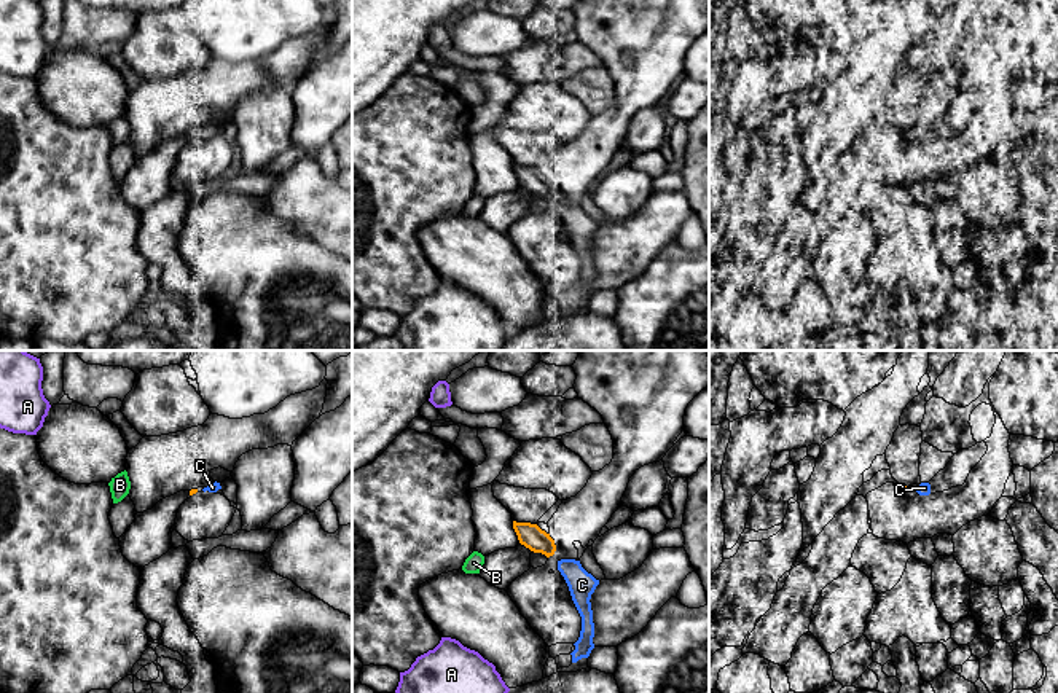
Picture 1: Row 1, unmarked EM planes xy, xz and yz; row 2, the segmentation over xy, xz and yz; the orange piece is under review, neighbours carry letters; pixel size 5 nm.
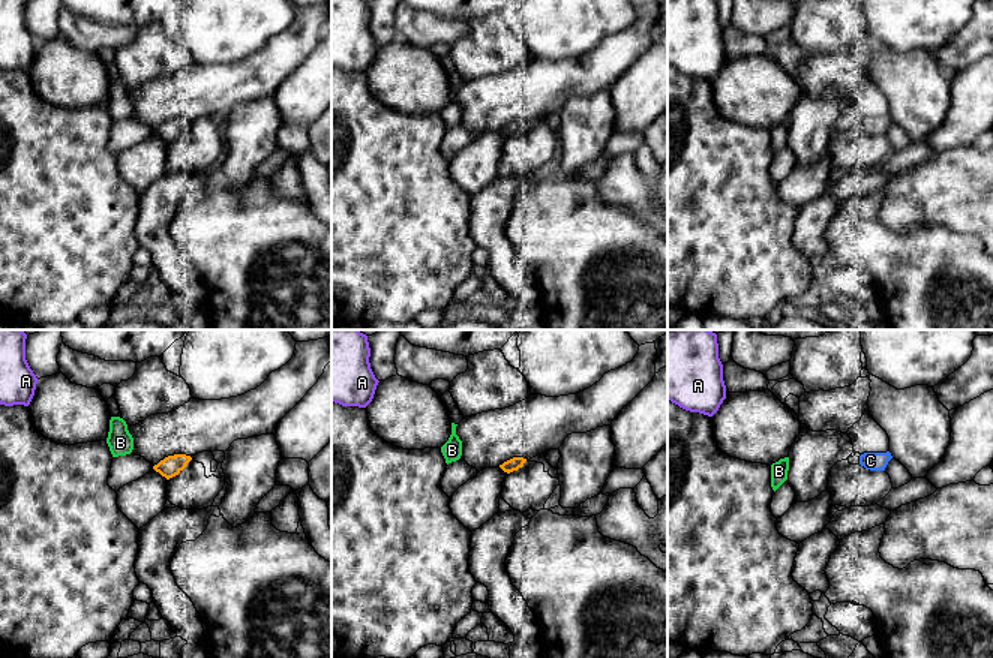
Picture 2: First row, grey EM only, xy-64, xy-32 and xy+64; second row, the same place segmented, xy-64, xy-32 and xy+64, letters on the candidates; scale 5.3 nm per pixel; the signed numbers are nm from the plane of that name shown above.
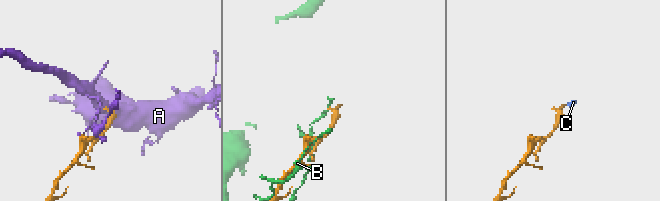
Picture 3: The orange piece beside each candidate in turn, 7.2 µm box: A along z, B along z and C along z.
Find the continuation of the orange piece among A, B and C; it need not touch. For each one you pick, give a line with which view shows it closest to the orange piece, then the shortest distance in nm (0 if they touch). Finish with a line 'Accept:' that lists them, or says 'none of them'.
C: view yz; gap 30 nm
Accept: C

